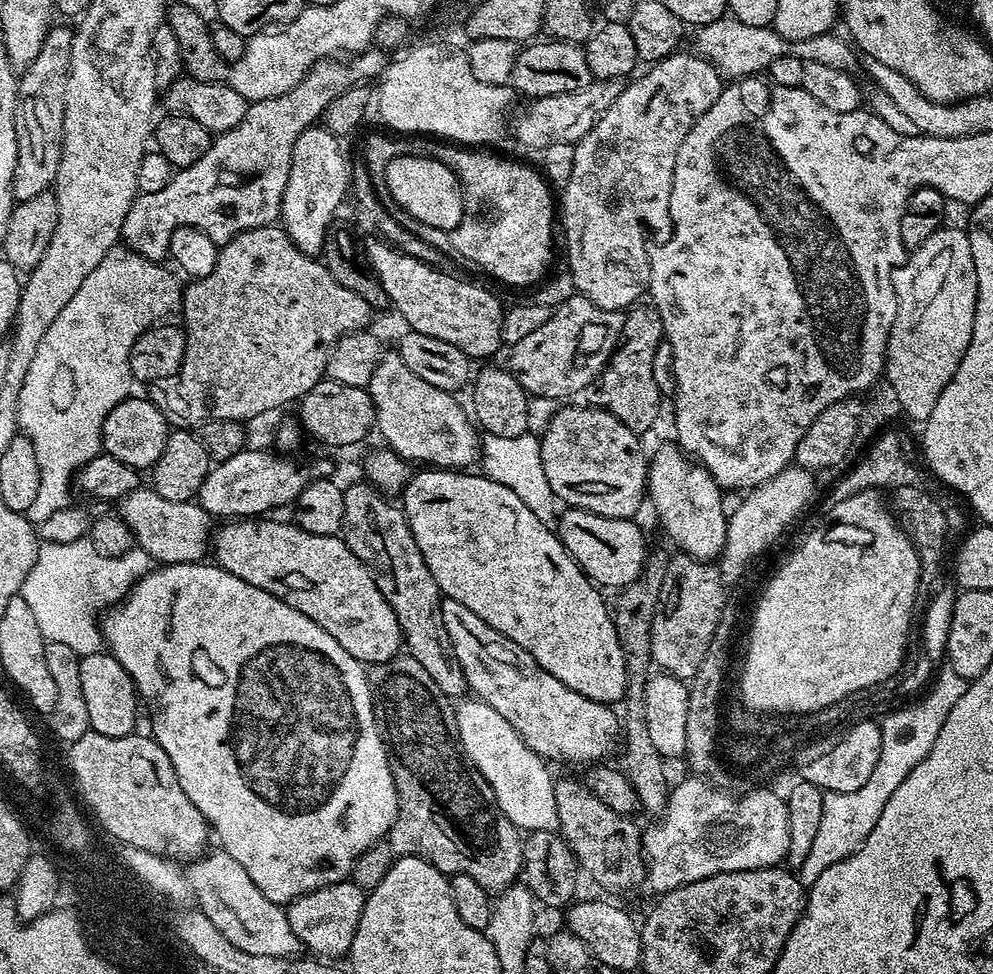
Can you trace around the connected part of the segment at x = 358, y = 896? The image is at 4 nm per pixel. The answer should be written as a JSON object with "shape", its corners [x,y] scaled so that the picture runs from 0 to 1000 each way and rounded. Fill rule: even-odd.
{"shape":[[[350,901],[341,903],[339,908],[309,916],[306,920],[302,920],[289,929],[288,935],[292,955],[296,955],[296,959],[301,963],[303,970],[307,974],[311,973],[314,976],[311,978],[317,979],[319,983],[349,983],[354,976],[356,959],[361,955],[361,947],[365,943],[368,923],[368,913],[362,912]]]}

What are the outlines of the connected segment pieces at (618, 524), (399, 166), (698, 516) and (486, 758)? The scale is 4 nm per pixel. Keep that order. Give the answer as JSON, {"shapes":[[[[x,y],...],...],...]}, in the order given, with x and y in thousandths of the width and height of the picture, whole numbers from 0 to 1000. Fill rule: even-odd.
{"shapes":[[[[569,521],[559,535],[558,545],[597,600],[608,606],[623,606],[645,592],[653,575],[655,560],[649,555],[649,546],[640,537],[639,533],[610,532],[585,522]]],[[[402,160],[393,165],[387,171],[385,188],[391,192],[391,197],[395,200],[395,209],[398,213],[409,216],[421,228],[430,228],[433,232],[441,232],[441,236],[454,238],[460,234],[467,223],[467,196],[463,194],[463,185],[459,182],[451,169],[446,168],[444,164],[438,164],[436,160]]],[[[674,454],[674,456],[667,457],[658,468],[656,465],[653,472],[651,509],[655,517],[657,513],[657,522],[661,525],[661,530],[665,533],[670,548],[685,562],[682,564],[688,570],[697,571],[700,575],[717,577],[728,568],[733,530],[731,529],[731,522],[729,526],[729,513],[725,508],[727,508],[727,502],[722,497],[721,492],[706,476],[694,471],[689,461],[680,455]]],[[[482,717],[471,718],[464,718],[457,727],[463,764],[471,783],[485,795],[493,807],[506,836],[510,836],[517,848],[529,855],[561,853],[560,801],[552,790],[555,787],[548,777],[538,774],[538,770],[530,766],[522,749],[518,749],[518,745],[514,745],[514,741],[497,729],[497,725]]]]}

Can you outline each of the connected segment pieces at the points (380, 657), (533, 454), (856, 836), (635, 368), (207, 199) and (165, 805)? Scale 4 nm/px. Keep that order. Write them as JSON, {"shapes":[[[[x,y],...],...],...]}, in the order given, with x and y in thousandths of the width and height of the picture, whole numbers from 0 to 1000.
{"shapes":[[[[238,532],[217,543],[211,555],[211,567],[216,577],[224,585],[236,589],[236,593],[244,593],[244,598],[252,598],[252,602],[260,602],[276,614],[288,618],[288,622],[296,622],[300,630],[308,630],[312,639],[320,639],[352,671],[368,684],[384,682],[397,676],[405,665],[405,654],[401,634],[397,634],[397,626],[393,626],[393,618],[385,614],[385,606],[377,598],[375,587],[356,568],[348,562],[341,549],[321,550],[308,548],[296,536],[285,538],[278,532]]],[[[529,446],[522,450],[502,450],[488,447],[483,453],[481,476],[486,488],[492,489],[497,495],[510,499],[510,503],[518,503],[546,537],[555,539],[561,533],[566,518],[554,503],[554,495],[550,495],[550,483],[546,483],[546,468],[544,466],[544,453],[536,446]]],[[[948,686],[948,690],[946,687],[942,691],[941,697],[925,718],[911,722],[885,740],[888,770],[884,774],[884,786],[880,786],[880,795],[876,795],[872,804],[859,813],[830,814],[828,844],[824,847],[820,869],[816,869],[812,884],[802,897],[803,903],[811,912],[817,911],[824,903],[825,897],[840,885],[848,884],[866,872],[876,852],[880,852],[892,823],[896,821],[896,815],[900,815],[912,795],[916,795],[916,791],[920,791],[920,786],[924,786],[924,782],[937,774],[941,758],[945,758],[945,749],[949,749],[957,729],[961,729],[965,717],[973,713],[976,703],[976,699],[961,692],[959,686]]],[[[656,310],[637,312],[628,320],[624,351],[602,387],[603,418],[618,425],[622,433],[641,446],[659,438],[665,427],[667,403],[663,400],[663,392],[659,392],[659,363],[668,352],[669,336],[663,318]]],[[[372,47],[349,60],[321,62],[307,76],[304,84],[296,88],[296,92],[280,101],[251,106],[244,125],[236,129],[236,133],[219,139],[213,145],[213,152],[207,154],[207,158],[203,158],[203,162],[199,162],[195,170],[174,176],[173,182],[169,184],[167,191],[163,191],[163,195],[141,197],[138,200],[127,220],[127,228],[123,228],[121,245],[124,254],[139,260],[143,265],[161,269],[169,263],[171,240],[175,240],[179,232],[195,232],[203,236],[203,240],[211,240],[218,252],[225,253],[229,246],[235,246],[248,236],[278,230],[282,225],[284,199],[288,195],[288,183],[292,183],[296,146],[300,146],[300,138],[315,130],[325,120],[328,109],[336,105],[336,101],[340,101],[348,92],[371,84],[367,82],[378,83],[386,78],[392,65],[392,59],[379,47]]],[[[89,751],[83,754],[83,758],[79,758],[73,764],[67,765],[68,772],[68,793],[70,798],[72,808],[75,810],[76,816],[79,818],[80,824],[87,831],[88,837],[92,839],[98,846],[101,845],[103,853],[113,862],[122,862],[131,869],[139,869],[143,873],[151,873],[160,879],[170,879],[177,881],[181,879],[189,879],[188,881],[200,881],[205,878],[210,870],[209,858],[211,862],[211,851],[207,840],[201,835],[199,830],[191,823],[191,819],[187,819],[187,813],[183,811],[183,807],[179,803],[179,797],[175,795],[175,789],[171,786],[171,778],[167,778],[167,770],[163,770],[163,766],[152,755],[134,754],[132,756],[124,756],[123,758],[107,758],[107,754],[99,754],[95,751]]]]}

